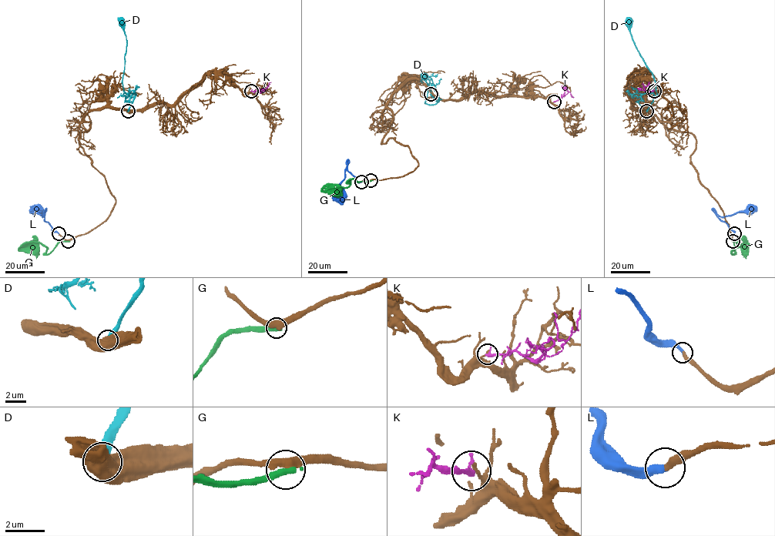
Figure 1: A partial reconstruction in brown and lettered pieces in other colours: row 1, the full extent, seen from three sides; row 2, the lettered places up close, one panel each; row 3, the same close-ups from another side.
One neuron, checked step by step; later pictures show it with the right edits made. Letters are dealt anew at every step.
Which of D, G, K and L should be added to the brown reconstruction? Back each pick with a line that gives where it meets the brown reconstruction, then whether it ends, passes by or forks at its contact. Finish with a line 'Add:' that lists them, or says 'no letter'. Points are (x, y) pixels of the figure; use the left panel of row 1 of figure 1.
L: Touches brown at (58, 233). It ends there
Add: L

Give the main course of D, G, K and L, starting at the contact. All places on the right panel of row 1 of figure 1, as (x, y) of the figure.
D: (646, 111), (652, 98), (657, 96), (655, 82), (637, 49), (627, 18)
G: (733, 241), (733, 249), (731, 254), (739, 243), (743, 250)
K: (654, 91), (645, 90), (644, 87), (649, 82)
L: (734, 233), (717, 216), (731, 216), (749, 207), (757, 208)

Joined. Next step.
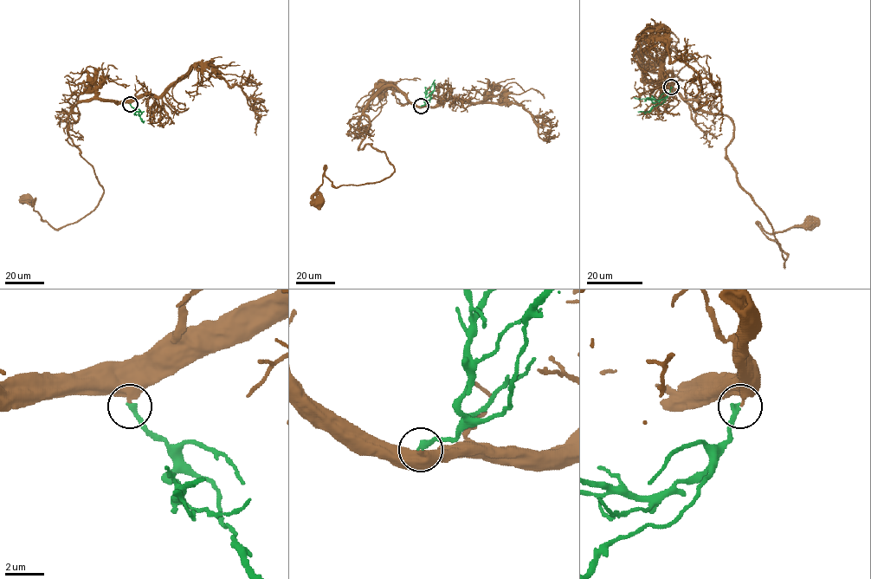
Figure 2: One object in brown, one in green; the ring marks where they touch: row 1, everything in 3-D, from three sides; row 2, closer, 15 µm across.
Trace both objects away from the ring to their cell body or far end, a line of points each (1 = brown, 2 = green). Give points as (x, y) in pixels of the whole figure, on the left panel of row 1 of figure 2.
1: (130, 104), (87, 100), (74, 107), (79, 118), (67, 136), (104, 191), (93, 211), (54, 229), (27, 198)
2: (130, 104), (143, 121)

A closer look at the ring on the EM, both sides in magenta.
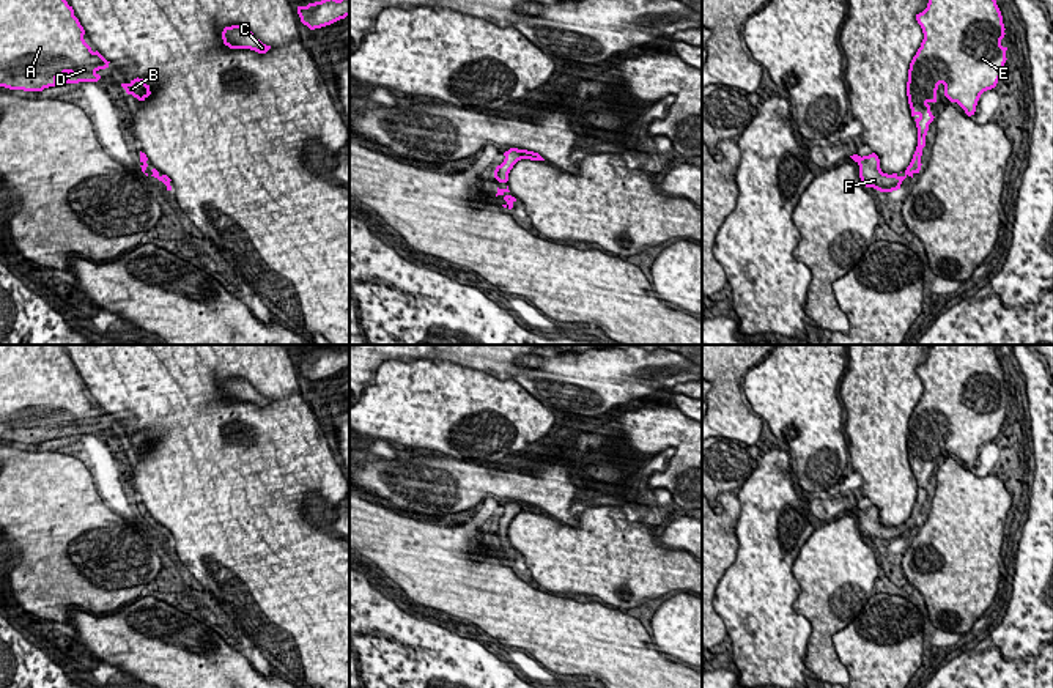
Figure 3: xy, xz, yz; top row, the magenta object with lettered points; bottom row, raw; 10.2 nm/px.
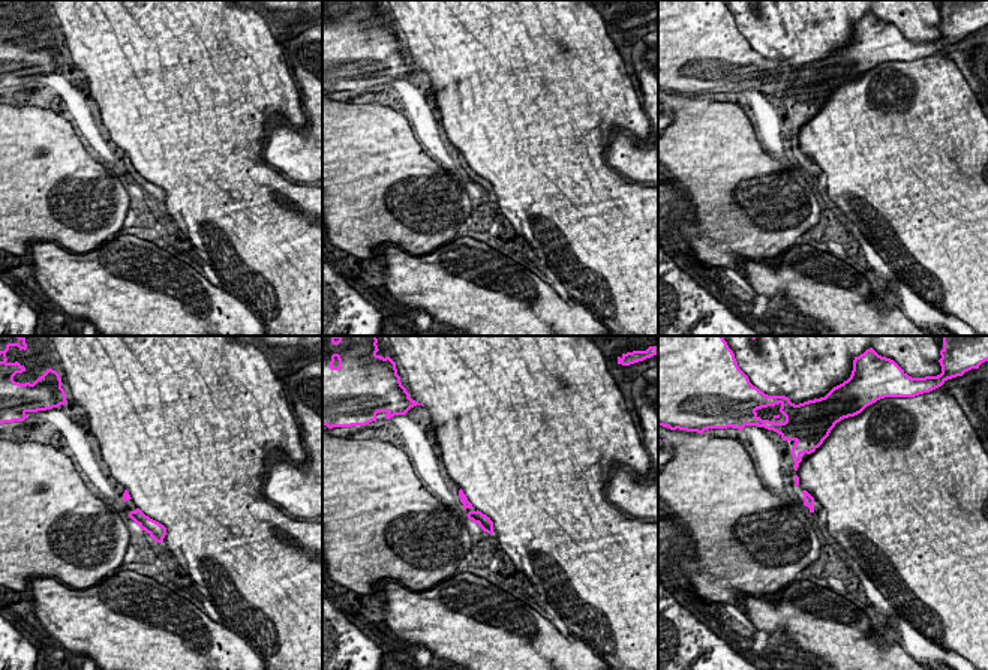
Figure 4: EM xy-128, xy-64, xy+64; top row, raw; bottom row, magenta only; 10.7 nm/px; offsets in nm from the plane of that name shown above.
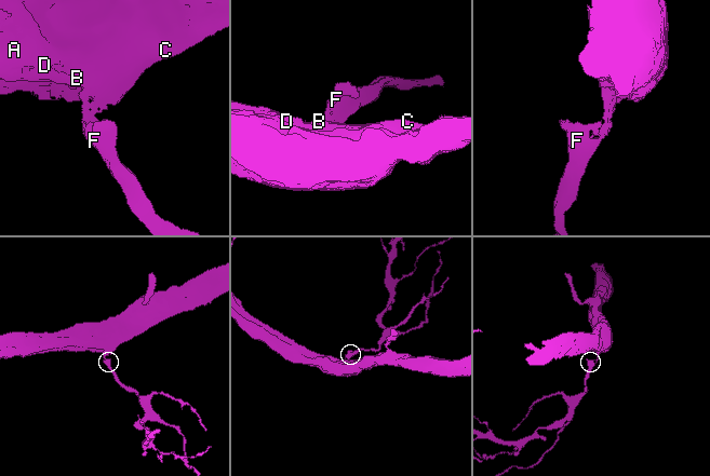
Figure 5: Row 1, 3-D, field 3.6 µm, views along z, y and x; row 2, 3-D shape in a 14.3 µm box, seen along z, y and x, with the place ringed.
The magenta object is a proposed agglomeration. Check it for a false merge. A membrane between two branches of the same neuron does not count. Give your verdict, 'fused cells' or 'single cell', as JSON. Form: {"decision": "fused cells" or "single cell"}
{"decision": "single cell"}

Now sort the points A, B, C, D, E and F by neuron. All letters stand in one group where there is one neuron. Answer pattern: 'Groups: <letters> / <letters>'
Groups: A B C D E F

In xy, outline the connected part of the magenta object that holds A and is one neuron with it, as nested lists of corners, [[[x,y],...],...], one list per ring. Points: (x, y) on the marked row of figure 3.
[[[0,0],[0,87],[42,91],[63,83],[98,82],[98,71],[109,68],[110,61],[98,50],[93,52],[83,35],[85,30],[66,0]]]

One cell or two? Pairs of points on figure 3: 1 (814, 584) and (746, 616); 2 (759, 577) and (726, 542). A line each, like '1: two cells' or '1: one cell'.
1: two cells
2: two cells

